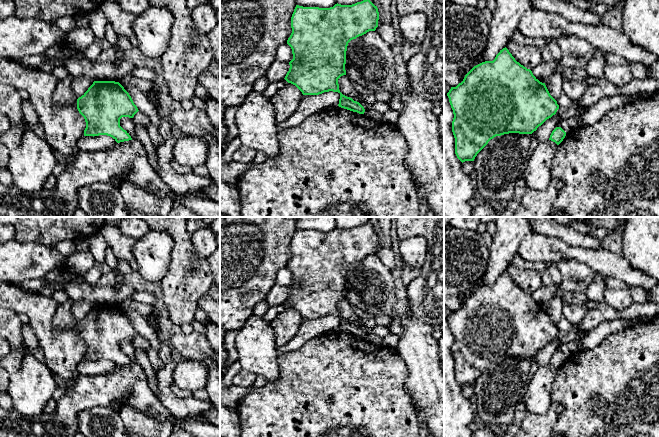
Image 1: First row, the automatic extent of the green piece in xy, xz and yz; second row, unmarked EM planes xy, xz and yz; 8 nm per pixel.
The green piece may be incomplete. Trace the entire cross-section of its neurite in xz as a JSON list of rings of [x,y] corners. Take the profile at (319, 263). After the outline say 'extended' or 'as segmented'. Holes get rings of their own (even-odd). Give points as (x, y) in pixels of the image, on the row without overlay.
[[[369,222],[352,229],[341,229],[337,227],[330,232],[296,229],[291,241],[292,257],[287,264],[287,268],[292,273],[293,283],[289,286],[290,292],[284,303],[288,307],[295,309],[303,319],[319,319],[329,315],[338,316],[340,318],[339,331],[364,338],[365,333],[359,326],[340,316],[338,303],[346,299],[345,288],[348,267],[369,255],[375,255],[378,251],[378,244],[378,232]]]; as segmented

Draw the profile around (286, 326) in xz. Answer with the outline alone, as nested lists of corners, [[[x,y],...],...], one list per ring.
[[[288,307],[270,322],[276,336],[278,347],[286,345],[297,335],[302,321],[302,316],[295,309]]]

